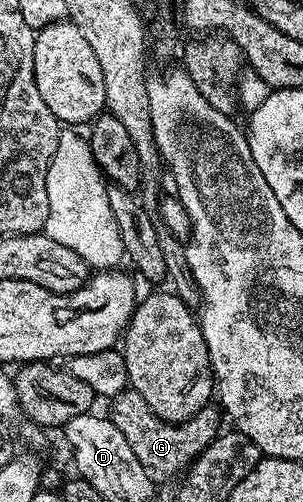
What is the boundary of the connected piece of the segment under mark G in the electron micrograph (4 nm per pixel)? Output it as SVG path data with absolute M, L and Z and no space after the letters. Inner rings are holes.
M130 389L122 391L120 395L114 396L110 403L111 423L117 425L117 429L121 429L125 441L129 441L133 453L137 453L137 461L141 461L141 465L156 481L167 479L170 475L178 476L184 469L190 468L195 462L196 455L200 455L221 431L221 426L219 427L221 411L215 405L203 407L184 423L167 423L161 417L157 417L157 413L149 409L149 405L145 405L145 397L141 397L141 393L136 391Z

